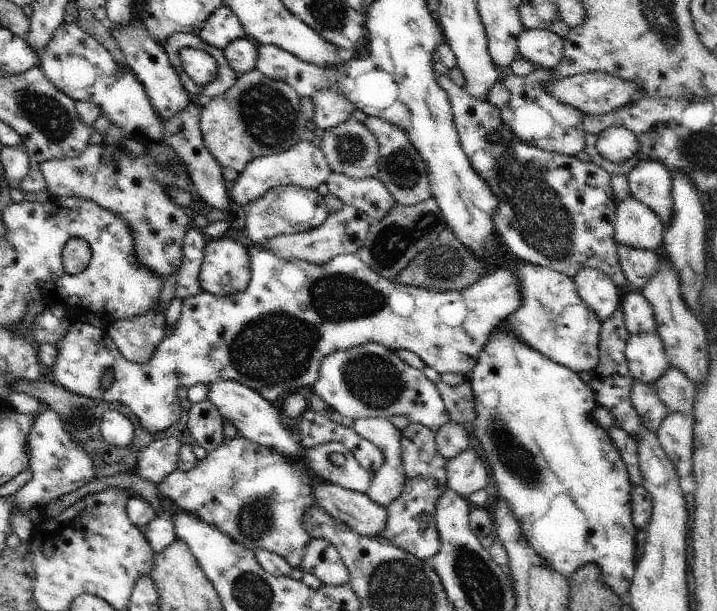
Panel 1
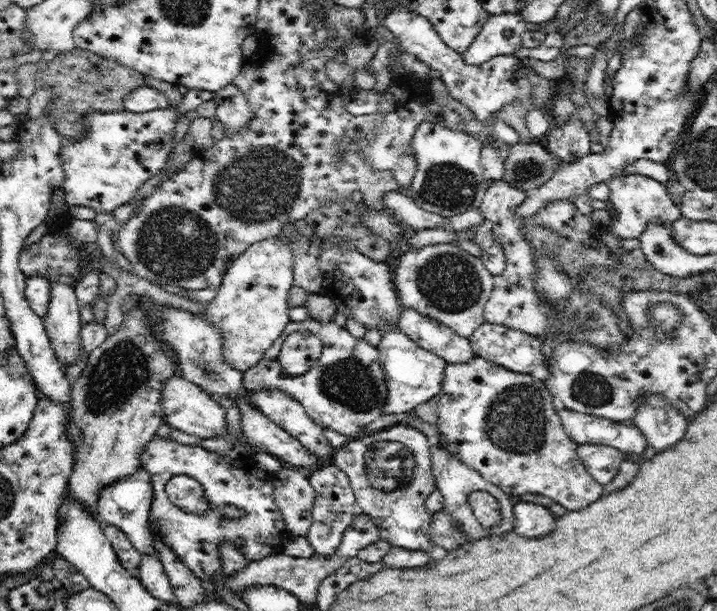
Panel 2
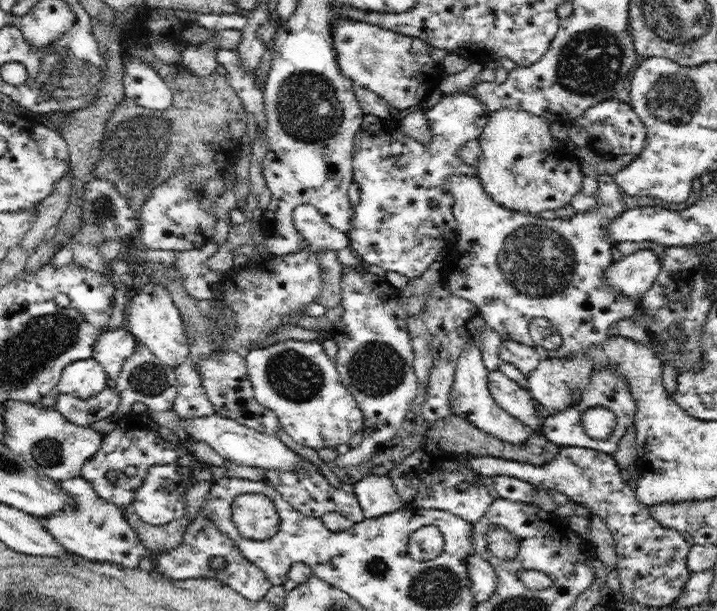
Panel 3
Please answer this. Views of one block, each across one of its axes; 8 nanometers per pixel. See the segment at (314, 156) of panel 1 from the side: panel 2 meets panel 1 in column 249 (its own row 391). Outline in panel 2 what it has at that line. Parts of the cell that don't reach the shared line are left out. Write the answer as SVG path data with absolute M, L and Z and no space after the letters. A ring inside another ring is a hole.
M177 372L168 378L164 390L162 390L162 410L167 416L167 424L174 429L182 430L190 436L200 436L200 438L212 438L222 436L226 432L226 411L218 403L215 397L202 390L194 381L188 380Z

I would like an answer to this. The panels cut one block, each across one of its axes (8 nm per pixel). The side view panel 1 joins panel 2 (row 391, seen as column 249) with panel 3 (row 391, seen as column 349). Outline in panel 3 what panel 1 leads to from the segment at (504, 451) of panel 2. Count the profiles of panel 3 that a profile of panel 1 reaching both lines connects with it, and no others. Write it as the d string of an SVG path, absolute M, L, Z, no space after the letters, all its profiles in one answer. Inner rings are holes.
M468 342L466 348L462 350L462 354L458 357L453 385L450 391L450 404L453 414L471 422L478 430L502 442L516 445L526 442L534 430L498 406L487 385L489 381L488 373L488 369L486 369L482 360L480 348L473 342Z

